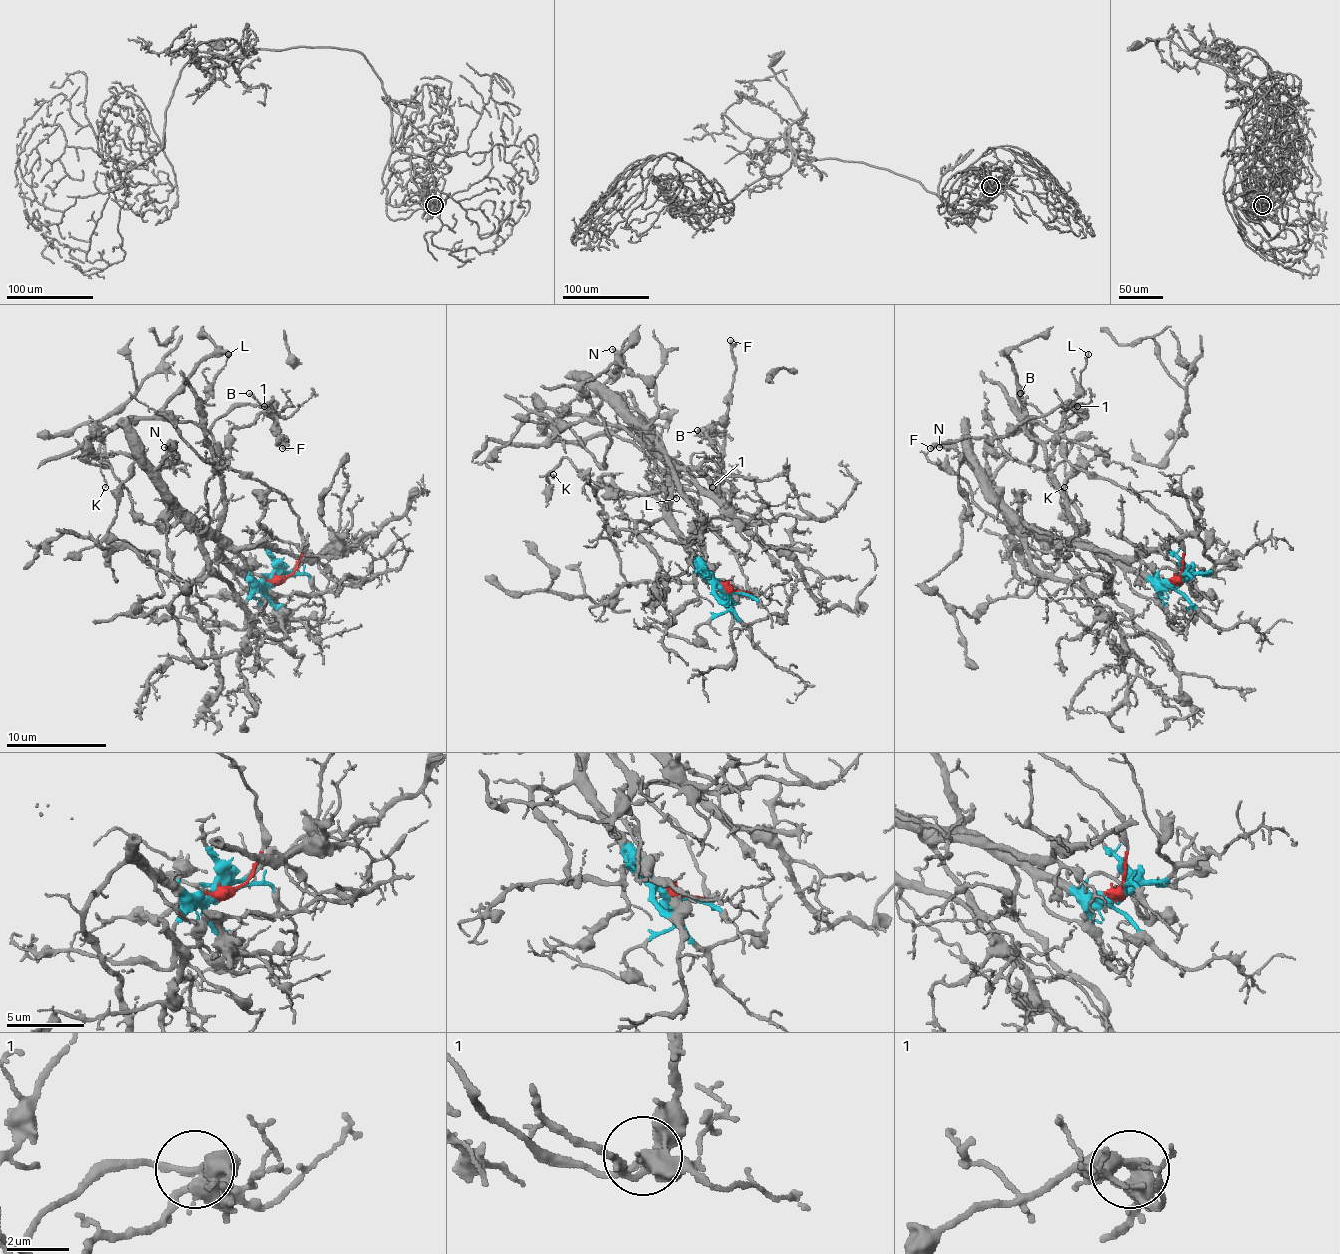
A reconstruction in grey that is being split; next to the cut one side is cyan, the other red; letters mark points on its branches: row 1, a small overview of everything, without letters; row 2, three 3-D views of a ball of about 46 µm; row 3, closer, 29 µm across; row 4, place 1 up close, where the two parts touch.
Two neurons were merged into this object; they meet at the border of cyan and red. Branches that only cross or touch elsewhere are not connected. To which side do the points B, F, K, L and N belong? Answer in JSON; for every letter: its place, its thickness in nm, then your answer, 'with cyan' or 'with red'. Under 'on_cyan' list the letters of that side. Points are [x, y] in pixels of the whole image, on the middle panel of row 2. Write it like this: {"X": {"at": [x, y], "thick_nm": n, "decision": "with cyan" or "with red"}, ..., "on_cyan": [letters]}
{"B": {"at": [697, 430], "thick_nm": 160, "decision": "with red"}, "F": {"at": [730, 340], "thick_nm": 360, "decision": "with red"}, "K": {"at": [553, 474], "thick_nm": 110, "decision": "with cyan"}, "L": {"at": [676, 498], "thick_nm": 110, "decision": "with cyan"}, "N": {"at": [612, 349], "thick_nm": 320, "decision": "with cyan"}, "on_cyan": ["K", "L", "N"]}

